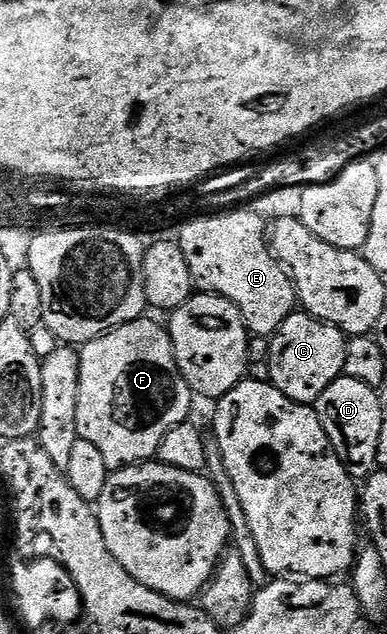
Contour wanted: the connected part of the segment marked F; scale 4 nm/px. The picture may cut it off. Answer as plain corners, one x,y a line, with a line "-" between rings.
141,317
83,344
80,352
80,380
78,381
78,433
102,453
110,469
136,467
159,452
168,433
189,418
194,392
176,364
172,338
167,330
149,317

